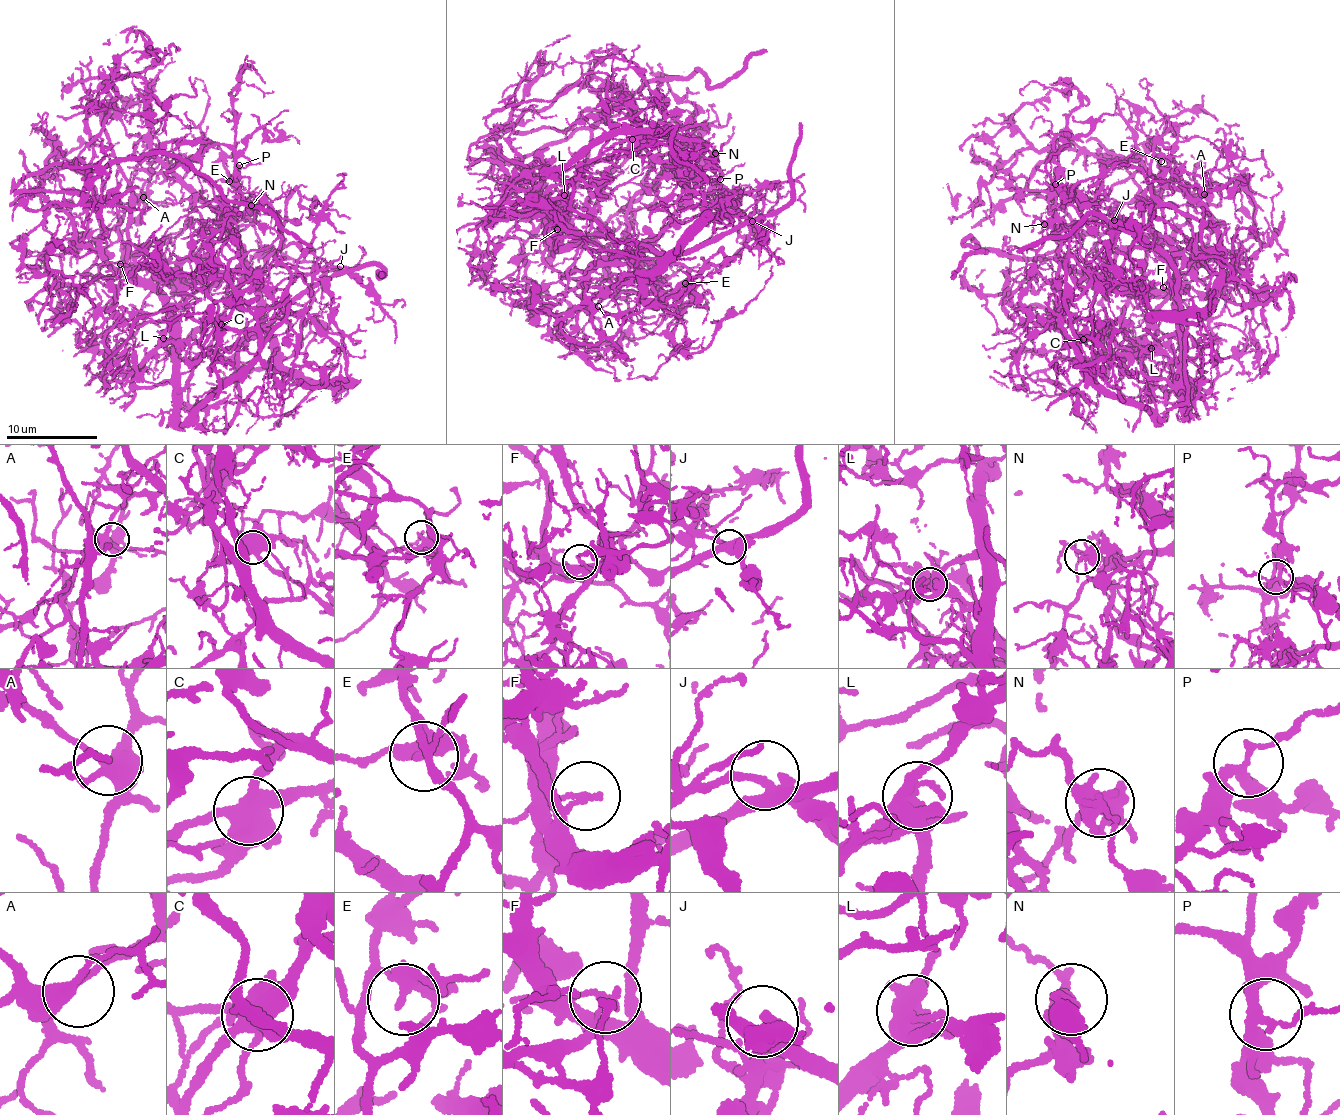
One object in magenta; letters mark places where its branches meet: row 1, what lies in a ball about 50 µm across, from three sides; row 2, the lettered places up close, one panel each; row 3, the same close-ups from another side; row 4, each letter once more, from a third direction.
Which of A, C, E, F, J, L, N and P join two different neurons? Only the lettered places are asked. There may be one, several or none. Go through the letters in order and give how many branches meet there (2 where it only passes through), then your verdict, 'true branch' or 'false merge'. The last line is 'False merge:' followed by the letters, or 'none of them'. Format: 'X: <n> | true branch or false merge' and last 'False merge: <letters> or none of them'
A: 3 | true branch
C: 5 | false merge
E: 3 | true branch
F: 3 | false merge
J: 3 | true branch
L: 6 | true branch
N: 3 | false merge
P: 3 | true branch
False merge: C, F, N

